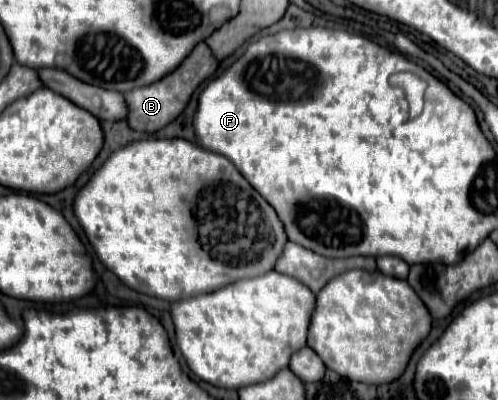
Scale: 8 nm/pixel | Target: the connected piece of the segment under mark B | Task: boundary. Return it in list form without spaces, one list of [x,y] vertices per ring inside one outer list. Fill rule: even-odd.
[[[200,42],[194,46],[194,50],[188,54],[188,58],[170,74],[166,74],[164,78],[148,84],[148,86],[140,86],[134,88],[130,92],[124,94],[126,106],[128,106],[128,114],[126,114],[126,122],[132,130],[140,130],[140,132],[154,132],[162,126],[166,126],[168,122],[172,122],[188,104],[192,92],[196,90],[196,86],[206,80],[208,76],[212,76],[218,68],[218,60],[212,56],[210,48]]]

